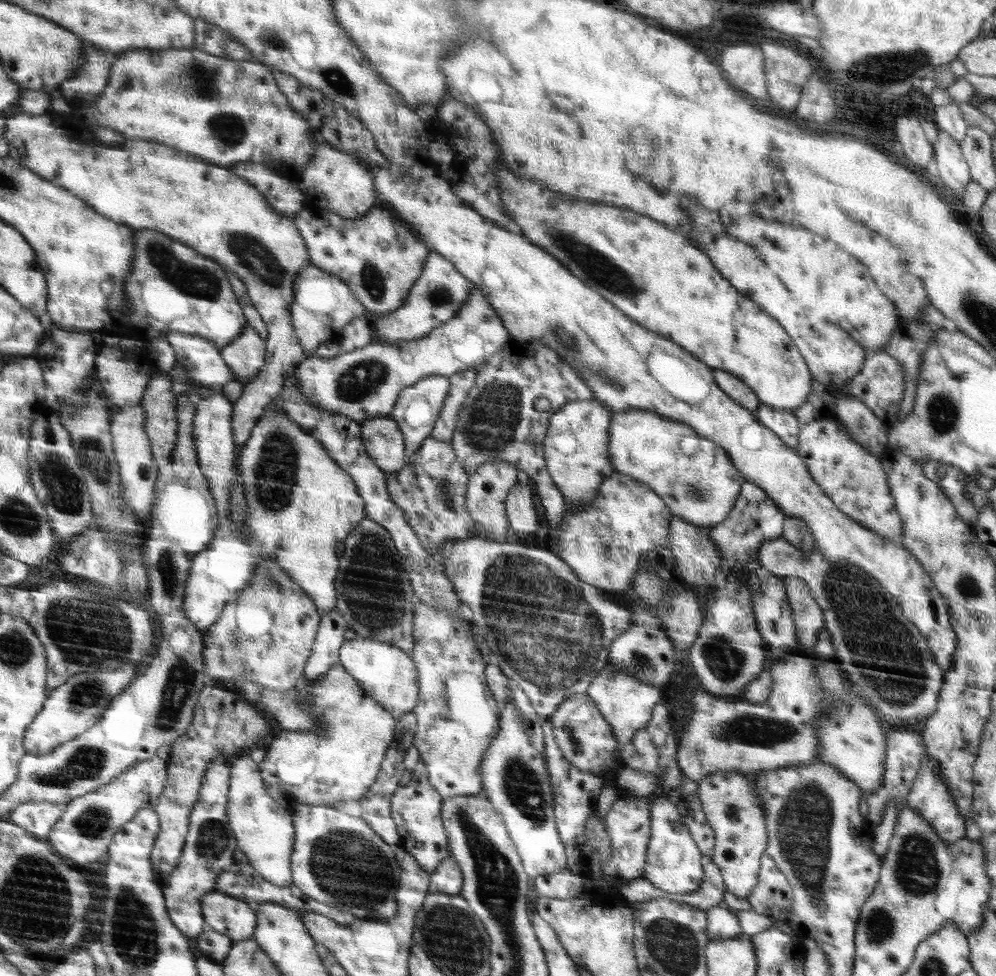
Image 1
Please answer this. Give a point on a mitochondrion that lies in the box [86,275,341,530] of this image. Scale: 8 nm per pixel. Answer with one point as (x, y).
(277, 470)

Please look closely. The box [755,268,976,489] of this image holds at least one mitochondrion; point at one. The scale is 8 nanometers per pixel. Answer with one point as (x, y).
(941, 409)

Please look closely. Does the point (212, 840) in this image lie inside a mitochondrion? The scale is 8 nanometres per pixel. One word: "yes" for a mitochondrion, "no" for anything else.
yes

